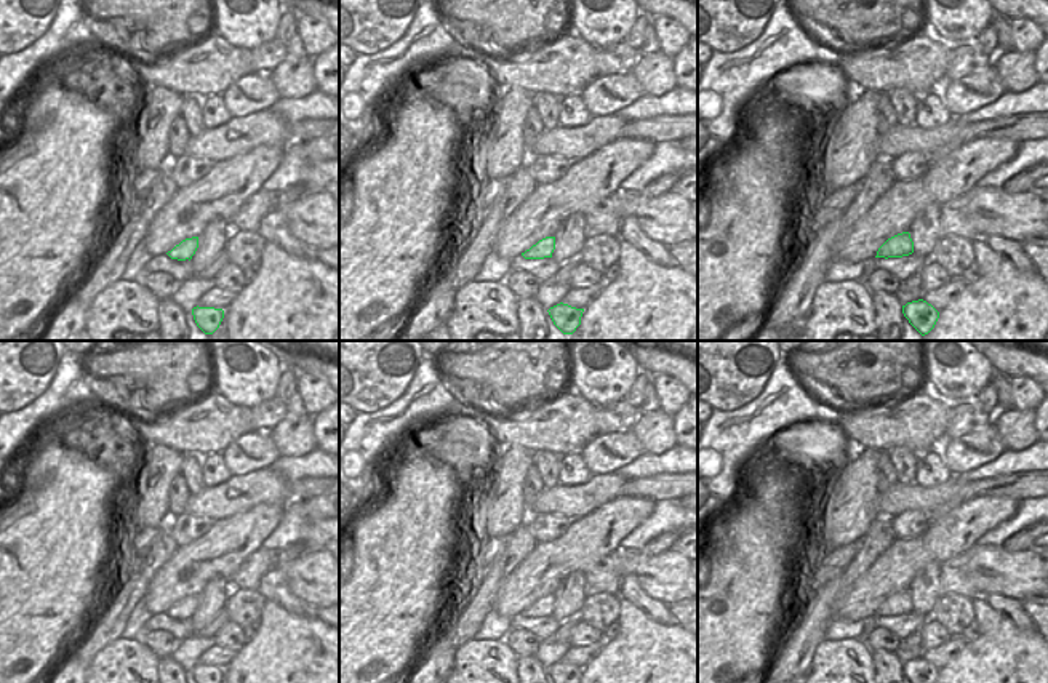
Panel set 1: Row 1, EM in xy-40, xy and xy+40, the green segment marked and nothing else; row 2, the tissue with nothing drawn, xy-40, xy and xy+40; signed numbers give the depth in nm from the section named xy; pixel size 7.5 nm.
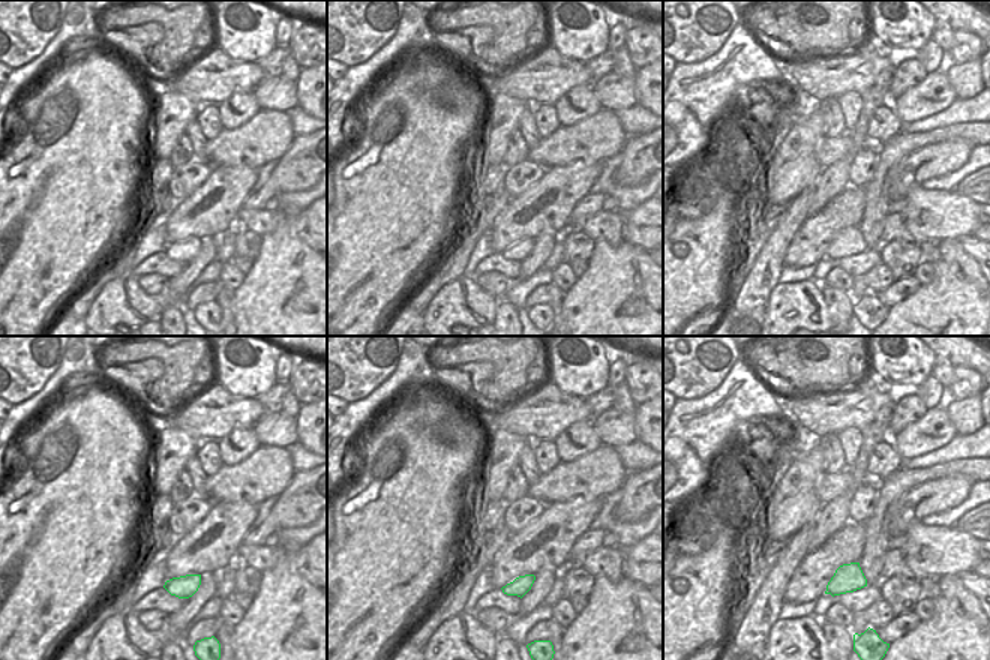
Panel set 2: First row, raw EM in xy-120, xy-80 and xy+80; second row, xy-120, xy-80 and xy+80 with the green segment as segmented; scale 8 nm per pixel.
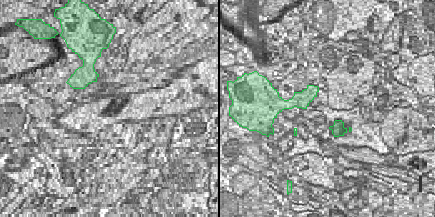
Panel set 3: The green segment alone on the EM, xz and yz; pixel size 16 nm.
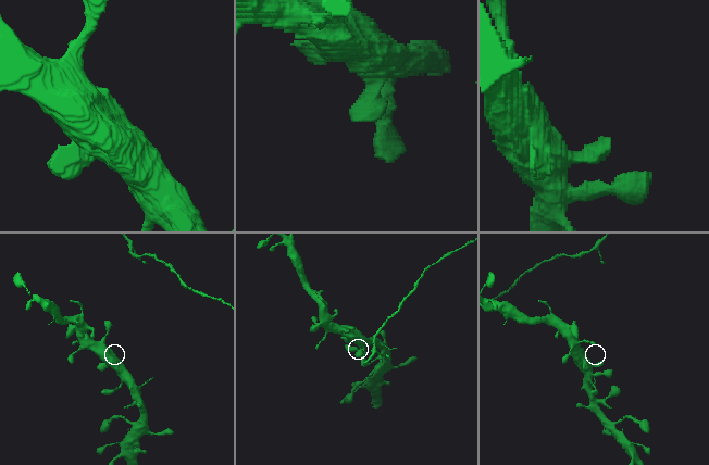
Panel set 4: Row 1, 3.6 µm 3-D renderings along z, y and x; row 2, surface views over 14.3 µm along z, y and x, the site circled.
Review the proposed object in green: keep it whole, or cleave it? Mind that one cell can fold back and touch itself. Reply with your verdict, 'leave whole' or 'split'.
leave whole

